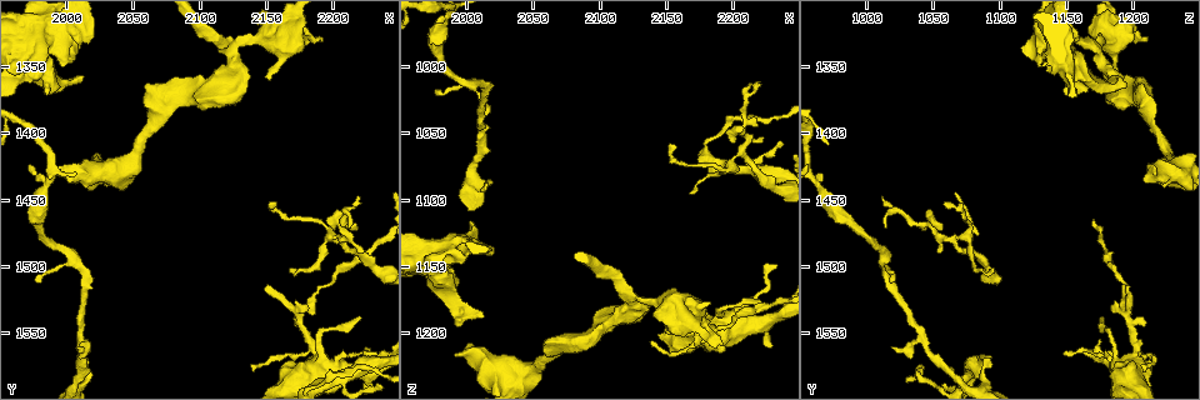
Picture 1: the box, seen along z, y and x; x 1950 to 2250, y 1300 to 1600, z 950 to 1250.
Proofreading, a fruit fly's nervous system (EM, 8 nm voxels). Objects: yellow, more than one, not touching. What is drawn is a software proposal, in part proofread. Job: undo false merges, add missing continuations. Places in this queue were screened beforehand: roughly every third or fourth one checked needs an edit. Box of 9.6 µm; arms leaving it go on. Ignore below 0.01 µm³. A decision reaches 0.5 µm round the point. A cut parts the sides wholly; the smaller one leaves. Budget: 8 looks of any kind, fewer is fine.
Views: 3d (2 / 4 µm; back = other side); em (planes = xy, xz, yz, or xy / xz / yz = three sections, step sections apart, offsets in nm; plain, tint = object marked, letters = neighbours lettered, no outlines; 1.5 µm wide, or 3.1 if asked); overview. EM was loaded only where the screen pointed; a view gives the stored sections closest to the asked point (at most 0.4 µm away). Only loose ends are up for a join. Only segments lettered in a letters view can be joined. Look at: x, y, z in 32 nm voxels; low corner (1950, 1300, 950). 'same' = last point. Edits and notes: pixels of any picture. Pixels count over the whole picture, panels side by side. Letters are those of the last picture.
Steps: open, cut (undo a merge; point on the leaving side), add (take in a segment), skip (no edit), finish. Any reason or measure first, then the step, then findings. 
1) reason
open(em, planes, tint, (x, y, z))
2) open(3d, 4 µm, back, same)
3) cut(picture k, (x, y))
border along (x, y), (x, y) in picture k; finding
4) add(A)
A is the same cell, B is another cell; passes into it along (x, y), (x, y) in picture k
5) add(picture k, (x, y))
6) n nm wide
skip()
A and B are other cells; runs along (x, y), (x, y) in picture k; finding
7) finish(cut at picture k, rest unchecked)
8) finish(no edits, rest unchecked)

free end
open(3d, 2 µm, (1992, 1430, 1216))

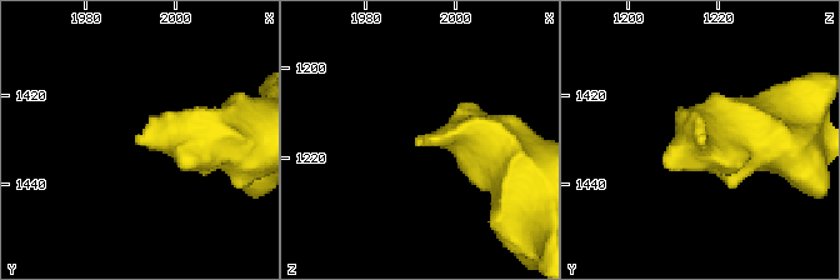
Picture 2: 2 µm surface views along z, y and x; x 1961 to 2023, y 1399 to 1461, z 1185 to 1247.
open(em, xz, step 4, letters, (1992, 1429, 1216))

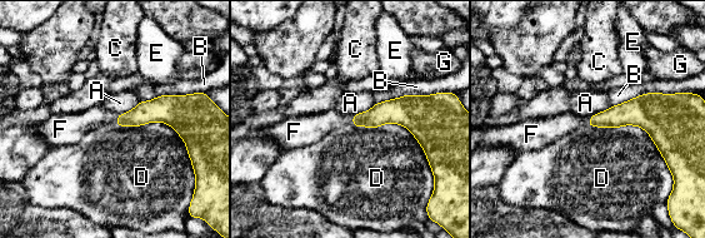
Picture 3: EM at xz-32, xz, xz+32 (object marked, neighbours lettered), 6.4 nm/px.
D touches over 550 nm
add(F)
F is the same cell, A, B, C, D, E and G are other cells; the cell continues

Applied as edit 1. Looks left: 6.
open(overview)

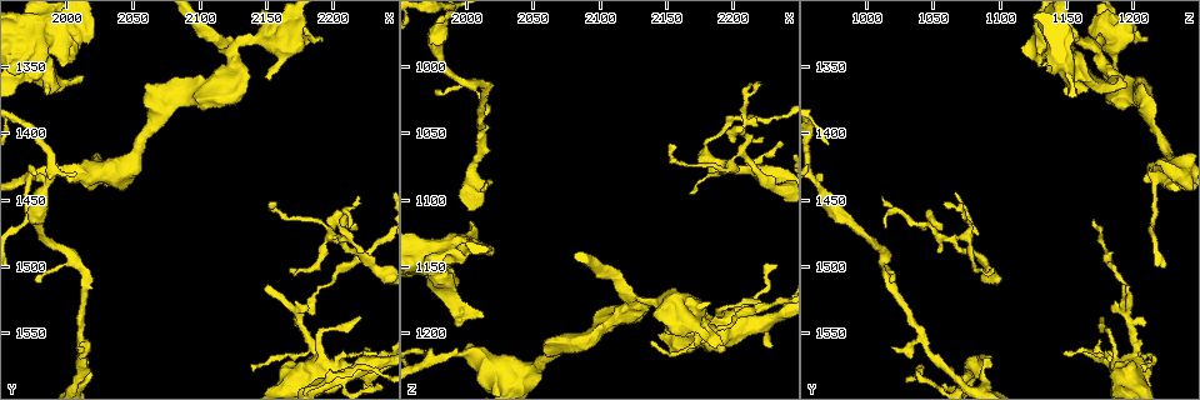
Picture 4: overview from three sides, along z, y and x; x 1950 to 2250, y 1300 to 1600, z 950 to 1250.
open(3d, 4 µm, (2010, 1356, 1190))

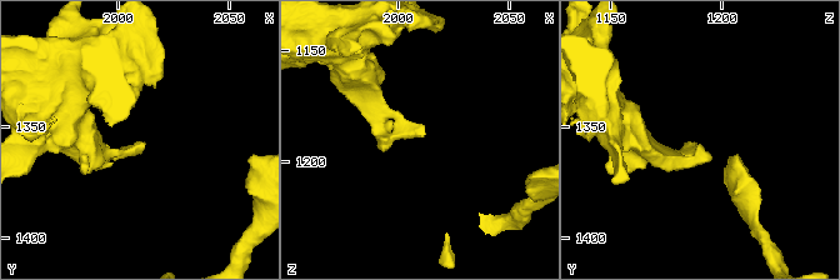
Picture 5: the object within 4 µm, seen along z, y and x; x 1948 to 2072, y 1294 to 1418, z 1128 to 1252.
open(em, planes, letters, (2011, 1358, 1190))

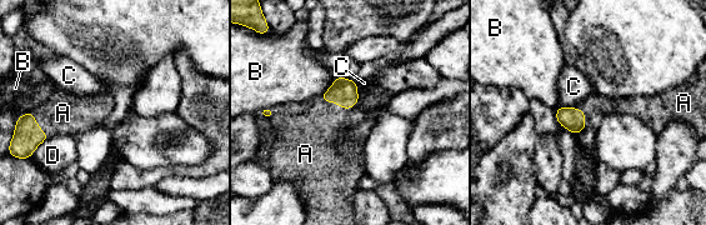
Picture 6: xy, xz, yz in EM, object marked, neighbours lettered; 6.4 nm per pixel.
add(A)
A is the same cell, B, C and D are other cells; passes into it along (343, 91), (339, 104), (310, 129) in picture 6; the cell continues

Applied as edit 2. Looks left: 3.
see it whole again
open(overview)

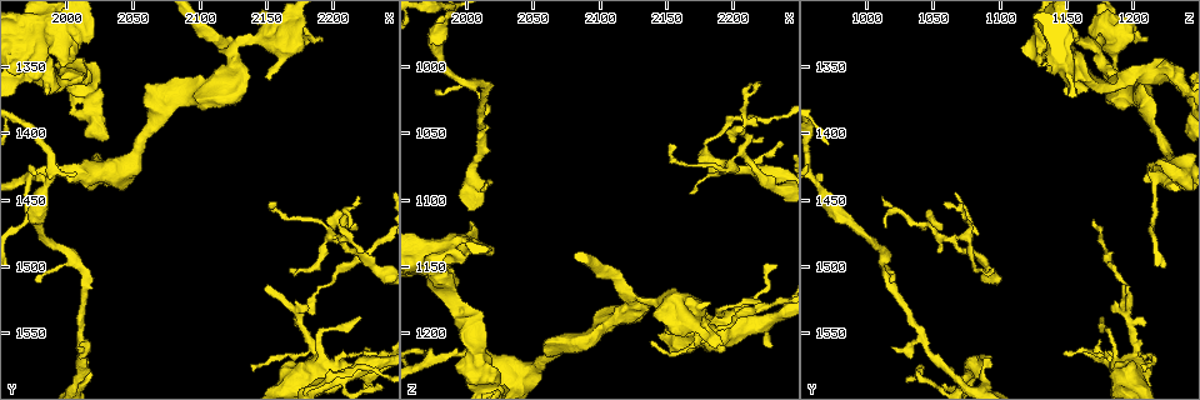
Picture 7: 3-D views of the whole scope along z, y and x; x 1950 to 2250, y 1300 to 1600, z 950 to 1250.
thin end
open(em, planes, plain, (2214, 1472, 1014))

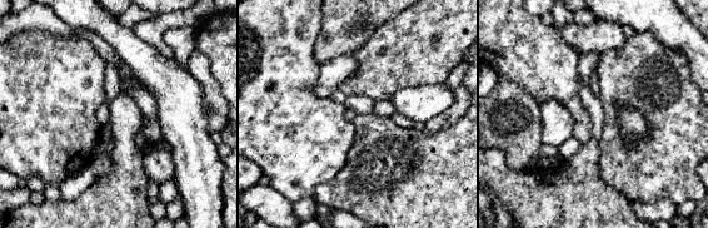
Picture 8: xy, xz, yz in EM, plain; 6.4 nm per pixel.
what lies round it
open(em, planes, letters, same)

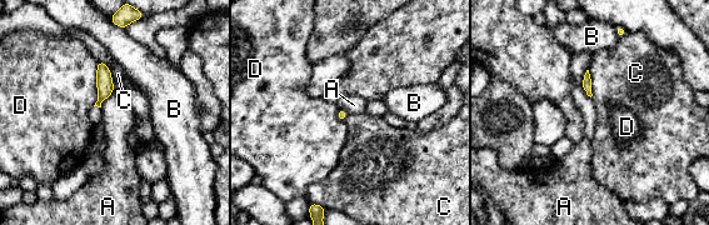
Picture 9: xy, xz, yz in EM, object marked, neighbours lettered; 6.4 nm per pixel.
skip()
A, B, C and D are other cells; border along (113, 91), (100, 106) in picture 9; none of them fits

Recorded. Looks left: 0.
finish(add at picture 3, add at picture 6, rest unchecked)

